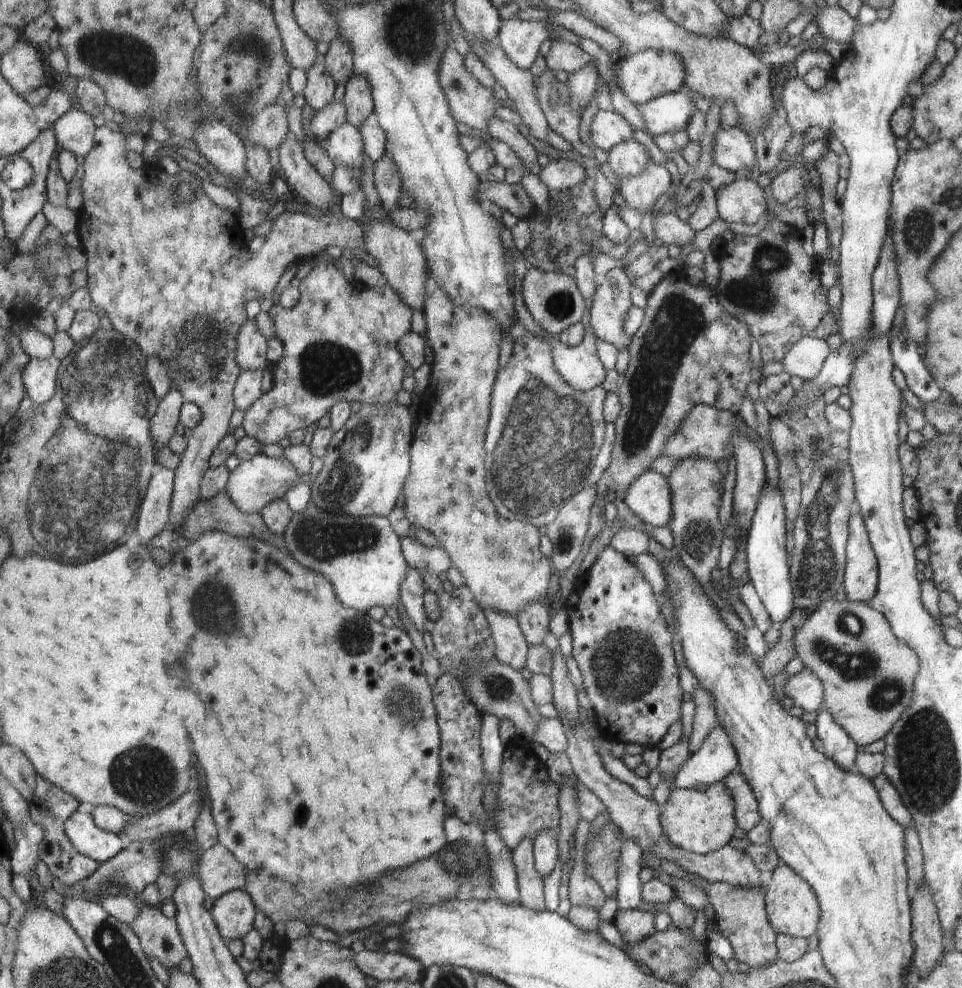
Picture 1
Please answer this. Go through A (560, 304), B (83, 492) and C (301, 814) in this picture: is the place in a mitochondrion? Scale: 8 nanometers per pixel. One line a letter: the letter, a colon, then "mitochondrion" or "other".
A: mitochondrion
B: mitochondrion
C: other

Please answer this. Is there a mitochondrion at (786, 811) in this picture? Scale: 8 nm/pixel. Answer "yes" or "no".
yes

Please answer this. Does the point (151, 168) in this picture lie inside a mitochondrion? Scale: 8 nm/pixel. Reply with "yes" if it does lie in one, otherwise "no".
no

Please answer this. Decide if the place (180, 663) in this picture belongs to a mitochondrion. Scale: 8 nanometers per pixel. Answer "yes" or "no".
no

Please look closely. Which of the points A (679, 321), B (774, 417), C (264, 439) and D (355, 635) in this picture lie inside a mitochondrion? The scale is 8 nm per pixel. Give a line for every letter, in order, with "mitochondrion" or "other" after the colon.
A: mitochondrion
B: other
C: other
D: mitochondrion

